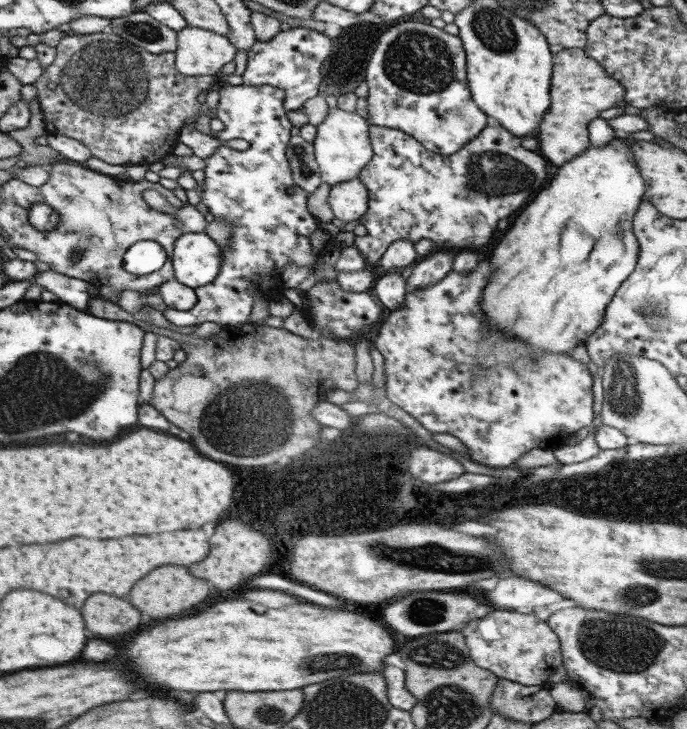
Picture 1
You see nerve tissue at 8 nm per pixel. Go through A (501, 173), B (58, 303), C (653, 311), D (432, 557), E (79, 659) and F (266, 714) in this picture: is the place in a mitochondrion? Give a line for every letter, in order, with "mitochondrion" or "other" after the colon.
A: mitochondrion
B: other
C: mitochondrion
D: mitochondrion
E: other
F: mitochondrion

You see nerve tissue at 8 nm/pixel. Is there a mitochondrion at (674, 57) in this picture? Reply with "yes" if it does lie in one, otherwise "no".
no

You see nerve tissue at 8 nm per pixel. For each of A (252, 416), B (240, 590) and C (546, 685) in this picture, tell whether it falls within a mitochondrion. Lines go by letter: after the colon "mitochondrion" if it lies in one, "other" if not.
A: mitochondrion
B: other
C: other

